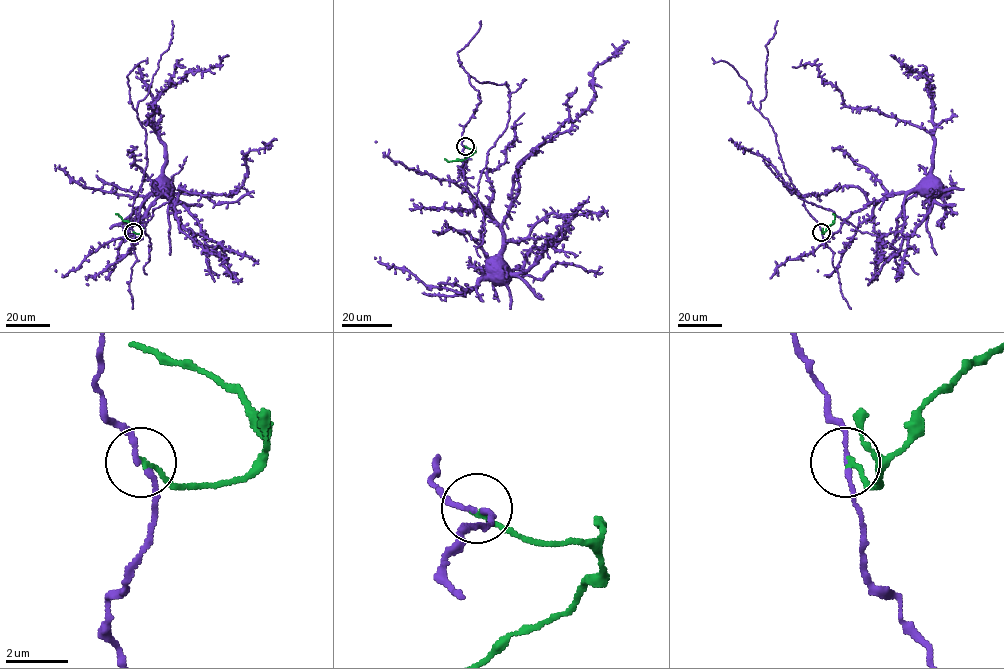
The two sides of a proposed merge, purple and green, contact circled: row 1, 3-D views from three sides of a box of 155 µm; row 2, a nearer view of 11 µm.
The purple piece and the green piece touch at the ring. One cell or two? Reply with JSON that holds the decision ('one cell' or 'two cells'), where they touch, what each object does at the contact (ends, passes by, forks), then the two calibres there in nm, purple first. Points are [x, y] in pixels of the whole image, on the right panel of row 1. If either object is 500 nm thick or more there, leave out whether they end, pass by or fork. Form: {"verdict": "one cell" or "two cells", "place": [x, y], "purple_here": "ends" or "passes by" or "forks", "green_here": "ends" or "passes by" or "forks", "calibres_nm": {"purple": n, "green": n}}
{"verdict": "two cells", "place": [821, 232], "purple_here": "passes by", "green_here": "ends", "calibres_nm": {"purple": 140, "green": 160}}

